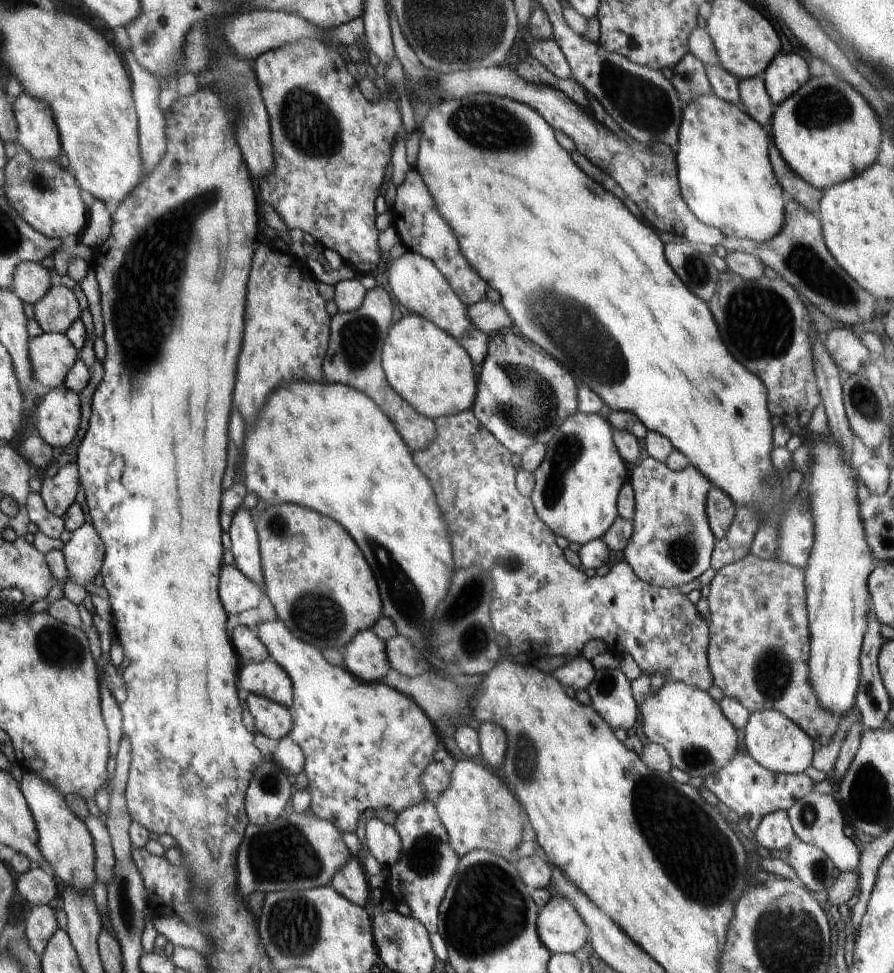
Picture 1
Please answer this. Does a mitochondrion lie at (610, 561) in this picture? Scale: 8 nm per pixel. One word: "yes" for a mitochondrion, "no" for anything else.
no

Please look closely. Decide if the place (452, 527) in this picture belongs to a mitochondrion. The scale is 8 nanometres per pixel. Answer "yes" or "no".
no

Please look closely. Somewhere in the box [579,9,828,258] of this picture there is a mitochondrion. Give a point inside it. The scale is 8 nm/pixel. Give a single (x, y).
(619, 83)

